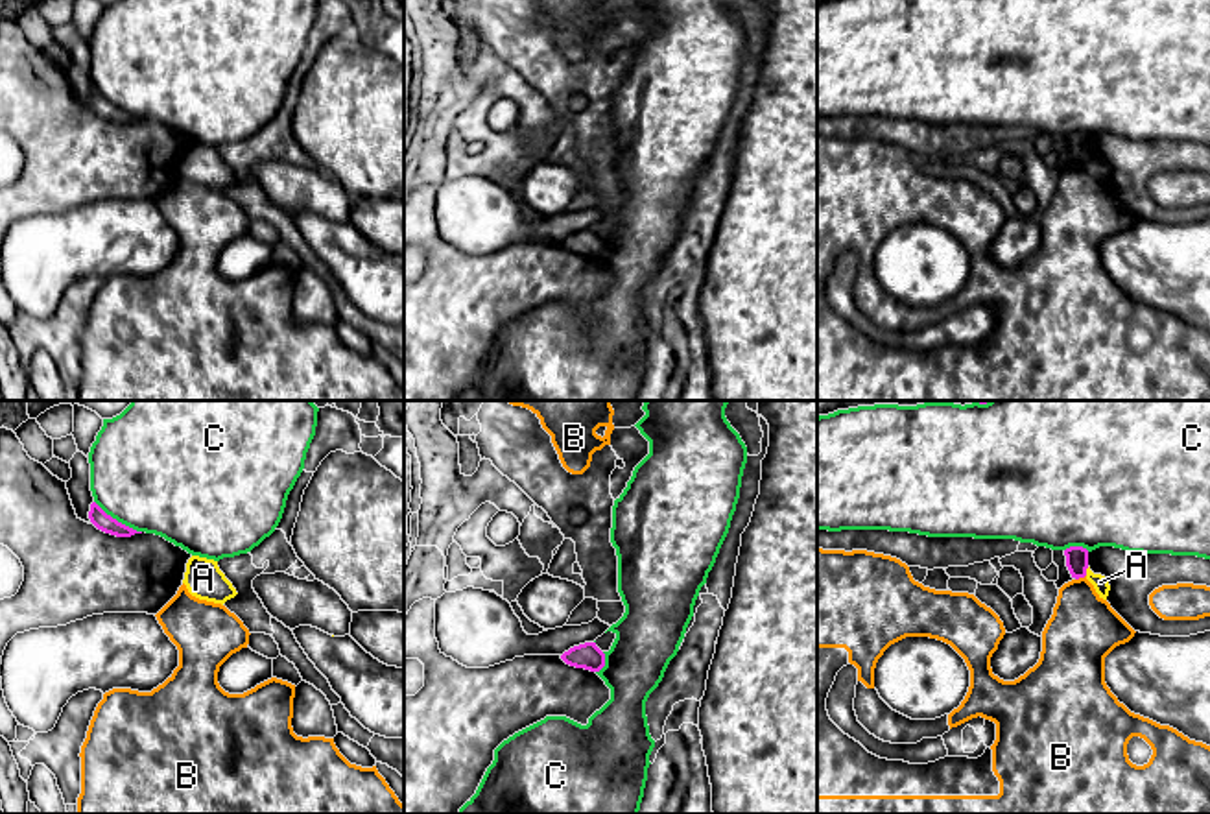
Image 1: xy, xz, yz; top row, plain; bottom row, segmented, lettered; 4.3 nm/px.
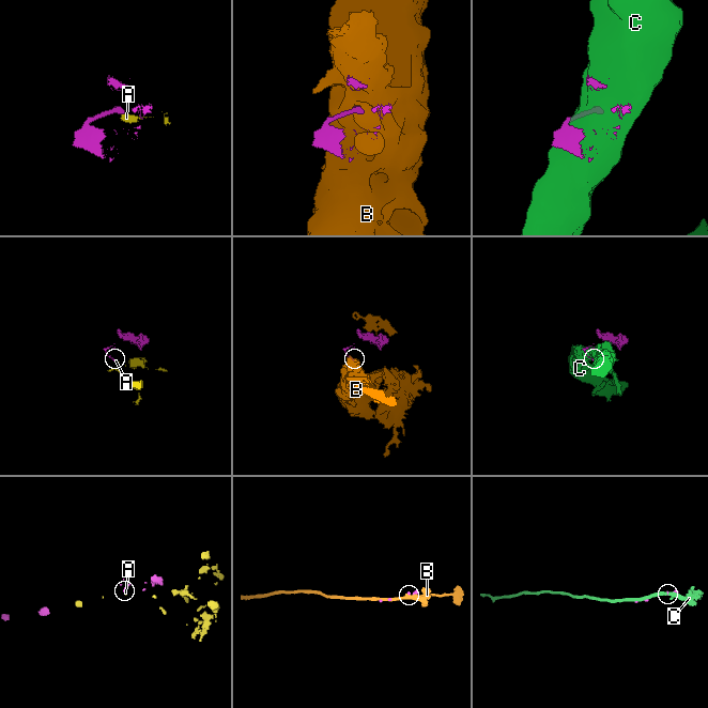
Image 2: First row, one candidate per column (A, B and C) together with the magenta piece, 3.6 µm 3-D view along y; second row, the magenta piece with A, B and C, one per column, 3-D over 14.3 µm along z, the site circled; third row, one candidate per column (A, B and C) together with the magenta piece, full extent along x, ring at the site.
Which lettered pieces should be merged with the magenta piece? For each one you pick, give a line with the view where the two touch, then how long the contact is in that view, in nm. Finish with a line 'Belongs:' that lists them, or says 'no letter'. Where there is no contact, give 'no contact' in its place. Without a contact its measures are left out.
Belongs: no letter

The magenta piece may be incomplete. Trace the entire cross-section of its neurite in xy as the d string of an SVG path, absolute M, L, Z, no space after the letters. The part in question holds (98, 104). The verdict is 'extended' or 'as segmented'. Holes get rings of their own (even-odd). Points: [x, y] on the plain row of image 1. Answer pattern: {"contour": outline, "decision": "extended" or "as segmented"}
{"contour": "M96 89L90 90L89 105L98 116L116 124L131 124L135 120L142 120L107 102Z", "decision": "as segmented"}

